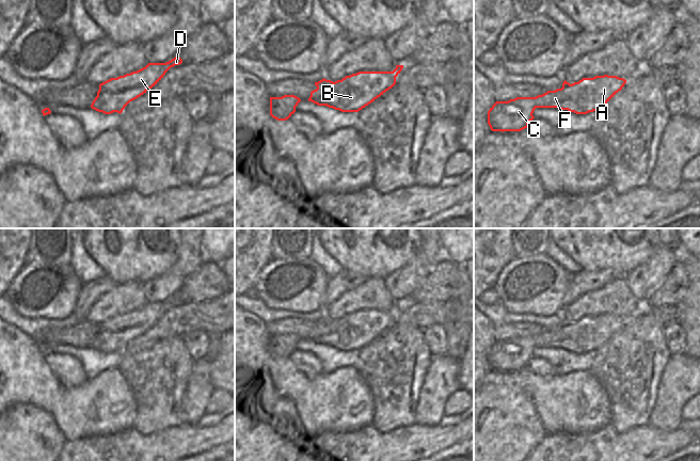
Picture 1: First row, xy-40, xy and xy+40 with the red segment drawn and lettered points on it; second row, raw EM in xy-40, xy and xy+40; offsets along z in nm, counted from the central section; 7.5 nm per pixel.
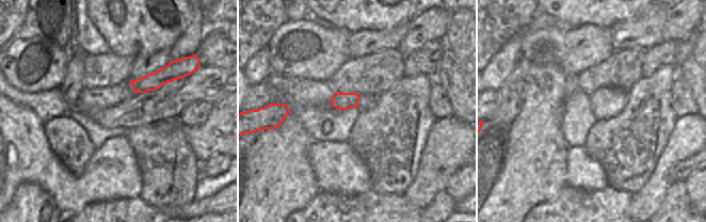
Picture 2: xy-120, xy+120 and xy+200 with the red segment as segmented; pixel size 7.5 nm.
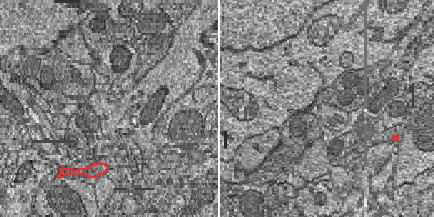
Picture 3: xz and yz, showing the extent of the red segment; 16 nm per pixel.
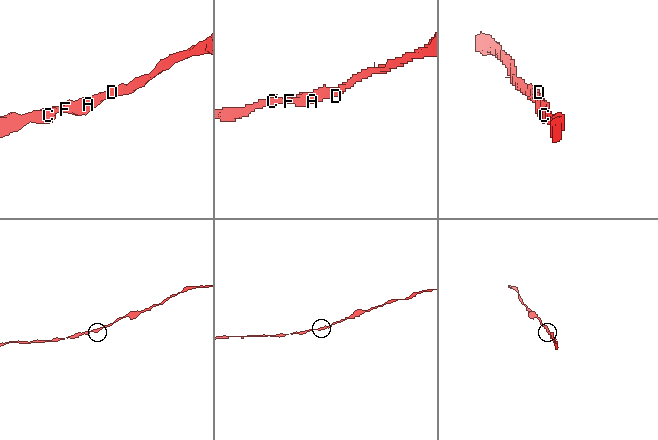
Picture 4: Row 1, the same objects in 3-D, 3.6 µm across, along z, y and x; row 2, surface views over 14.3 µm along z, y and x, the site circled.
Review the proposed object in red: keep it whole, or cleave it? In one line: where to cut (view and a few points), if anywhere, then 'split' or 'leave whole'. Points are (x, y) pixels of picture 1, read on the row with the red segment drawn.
no cut; leave whole

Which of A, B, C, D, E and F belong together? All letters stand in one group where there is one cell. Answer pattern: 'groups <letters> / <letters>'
groups A B C D E F

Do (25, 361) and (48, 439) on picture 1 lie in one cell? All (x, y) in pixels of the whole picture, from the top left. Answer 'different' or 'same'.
different

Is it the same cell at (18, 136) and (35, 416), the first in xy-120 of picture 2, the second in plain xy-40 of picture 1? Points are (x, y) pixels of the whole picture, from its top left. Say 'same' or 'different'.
different

